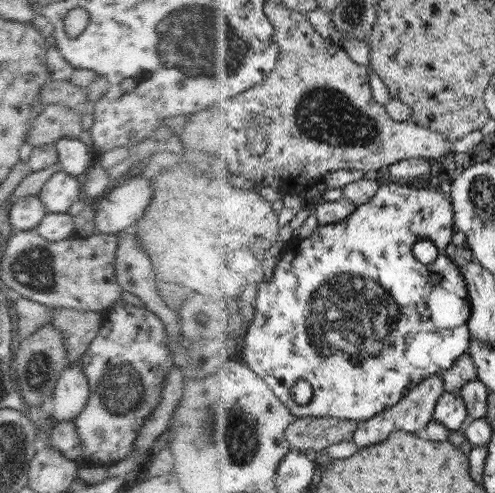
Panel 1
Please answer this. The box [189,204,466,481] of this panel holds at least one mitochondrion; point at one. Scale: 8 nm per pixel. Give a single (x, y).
(351, 318)

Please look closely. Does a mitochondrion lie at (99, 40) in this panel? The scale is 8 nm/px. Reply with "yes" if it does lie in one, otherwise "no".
no

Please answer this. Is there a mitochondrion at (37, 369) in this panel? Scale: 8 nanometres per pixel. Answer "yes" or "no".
yes

